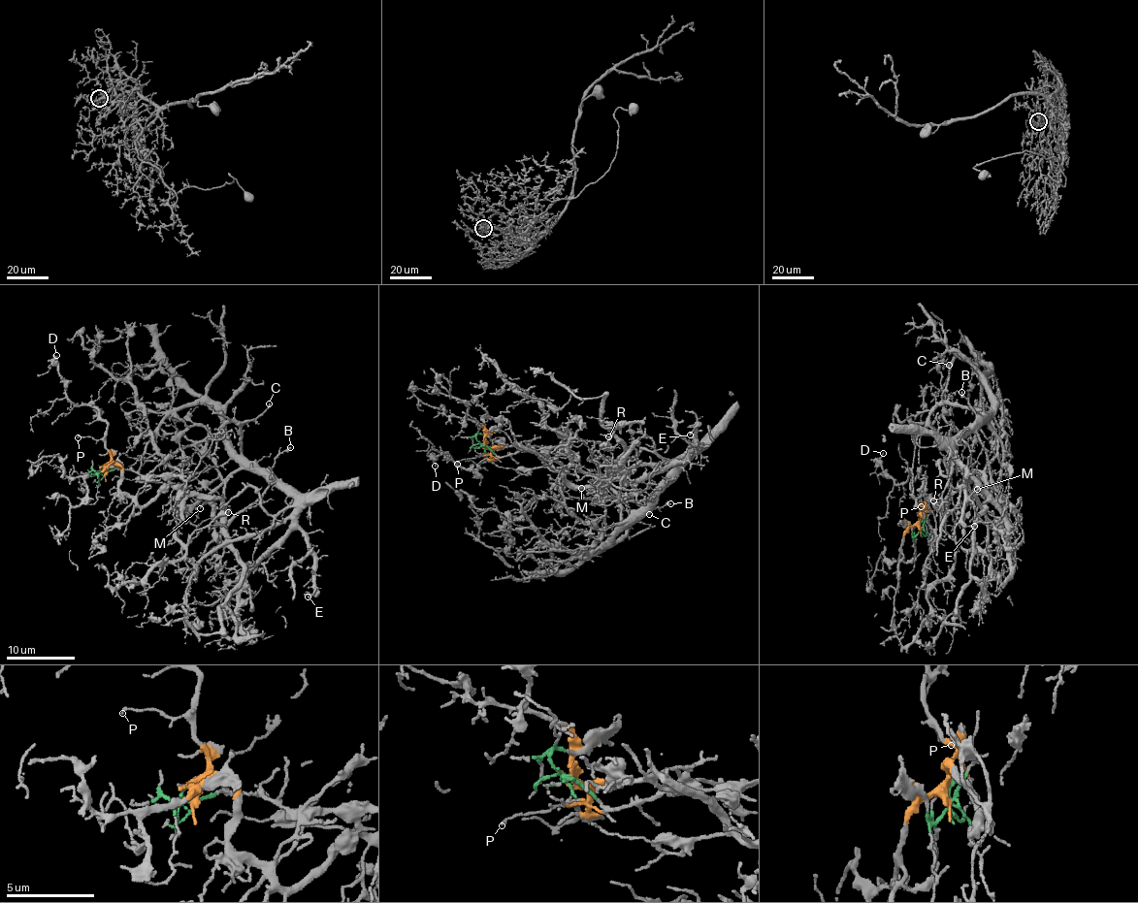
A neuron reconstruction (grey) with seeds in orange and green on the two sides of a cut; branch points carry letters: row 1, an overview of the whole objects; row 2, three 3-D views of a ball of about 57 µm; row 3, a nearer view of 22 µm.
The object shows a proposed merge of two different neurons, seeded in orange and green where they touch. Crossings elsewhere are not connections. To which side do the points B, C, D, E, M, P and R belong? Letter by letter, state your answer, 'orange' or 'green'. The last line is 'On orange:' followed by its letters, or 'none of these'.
B: green
C: green
D: orange
E: green
M: orange
P: orange
R: orange
On orange: D, M, P, R

